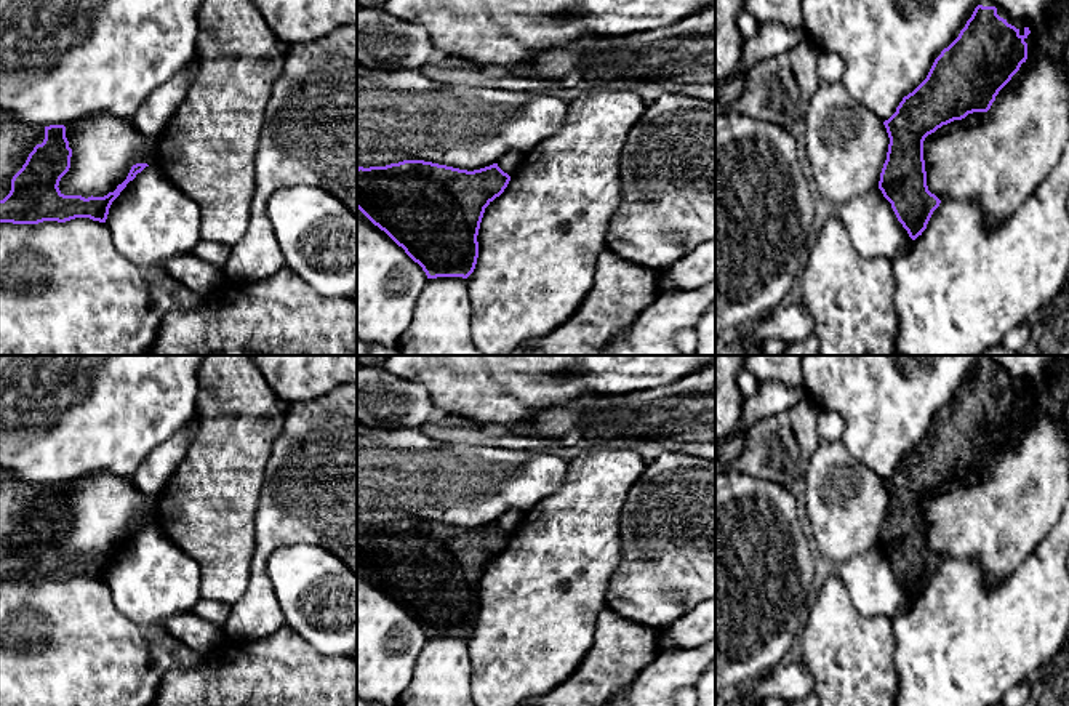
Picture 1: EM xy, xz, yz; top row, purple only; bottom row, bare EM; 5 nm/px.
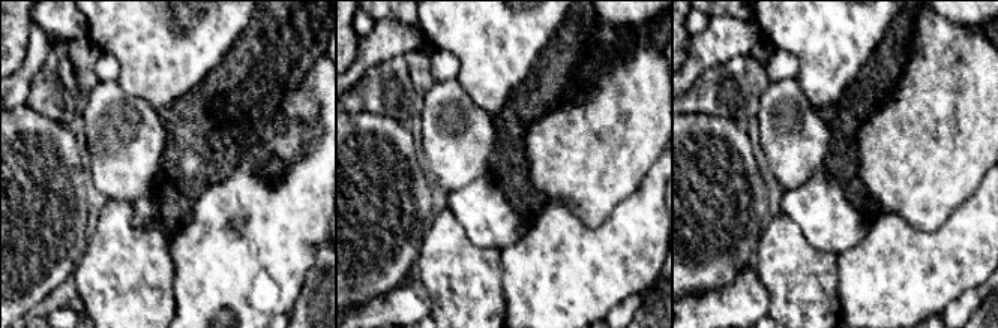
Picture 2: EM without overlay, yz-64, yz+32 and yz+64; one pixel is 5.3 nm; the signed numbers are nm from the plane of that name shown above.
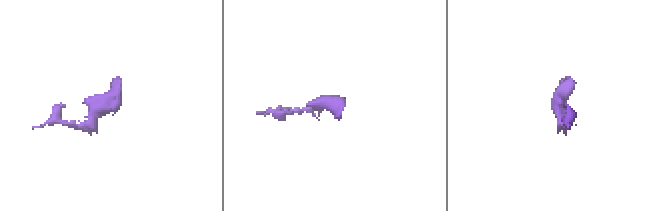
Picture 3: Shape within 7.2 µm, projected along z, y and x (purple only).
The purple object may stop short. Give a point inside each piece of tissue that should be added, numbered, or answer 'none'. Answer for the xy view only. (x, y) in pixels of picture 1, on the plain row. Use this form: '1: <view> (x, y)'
none

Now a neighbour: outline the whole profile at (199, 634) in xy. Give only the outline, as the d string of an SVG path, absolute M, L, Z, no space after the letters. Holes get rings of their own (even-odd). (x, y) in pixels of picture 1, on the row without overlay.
M194 612L176 613L163 626L190 650L206 655L227 639L224 626L218 626Z

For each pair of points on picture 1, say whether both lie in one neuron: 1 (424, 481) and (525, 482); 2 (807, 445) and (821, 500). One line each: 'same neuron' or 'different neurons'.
1: same neuron
2: different neurons

